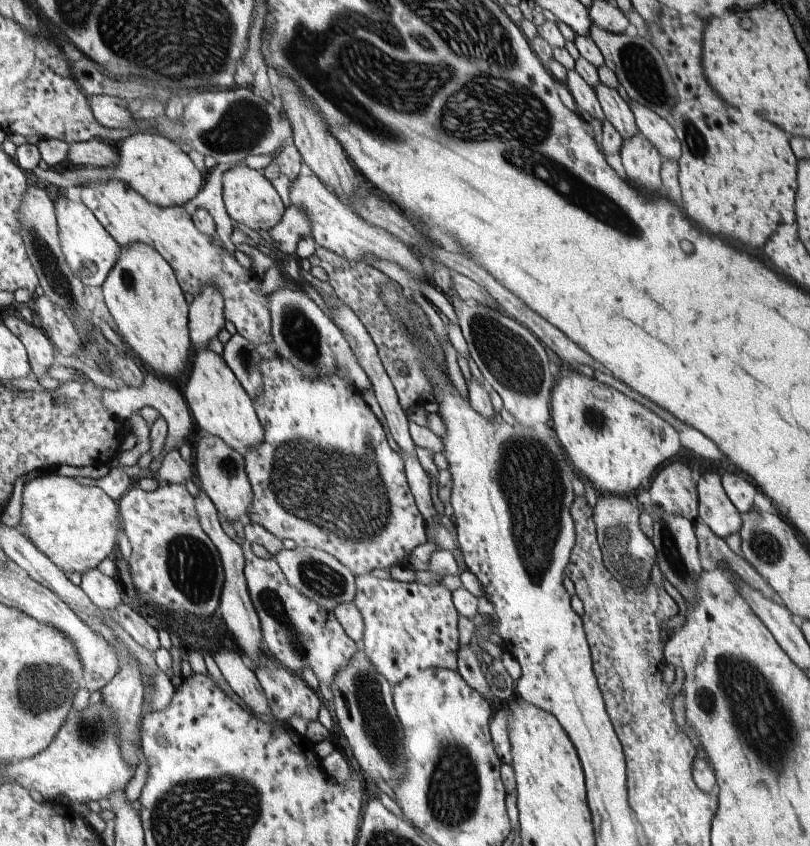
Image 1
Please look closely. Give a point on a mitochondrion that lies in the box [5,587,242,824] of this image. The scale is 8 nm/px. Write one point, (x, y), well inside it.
(38, 688)

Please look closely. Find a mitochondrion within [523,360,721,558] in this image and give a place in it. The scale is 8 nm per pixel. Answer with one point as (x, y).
(594, 418)

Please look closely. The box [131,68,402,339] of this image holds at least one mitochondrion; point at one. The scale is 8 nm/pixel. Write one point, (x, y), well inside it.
(245, 124)

